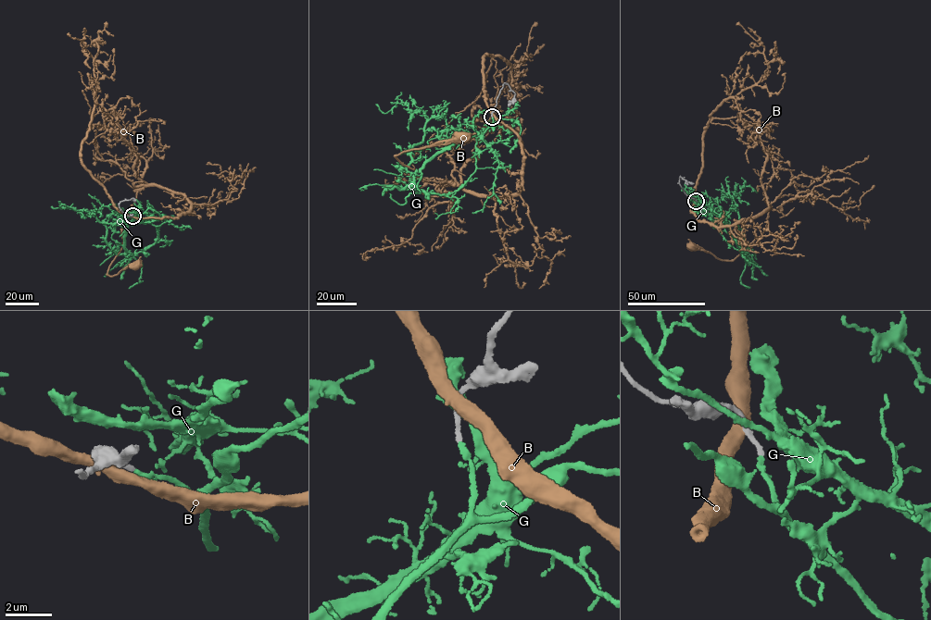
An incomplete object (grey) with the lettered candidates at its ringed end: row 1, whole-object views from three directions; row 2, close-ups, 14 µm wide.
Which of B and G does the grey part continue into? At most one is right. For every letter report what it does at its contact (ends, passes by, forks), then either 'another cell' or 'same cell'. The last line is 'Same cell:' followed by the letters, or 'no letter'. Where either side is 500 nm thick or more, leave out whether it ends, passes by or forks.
B: it passes by | another cell
G: it ends | same cell
Same cell: G

